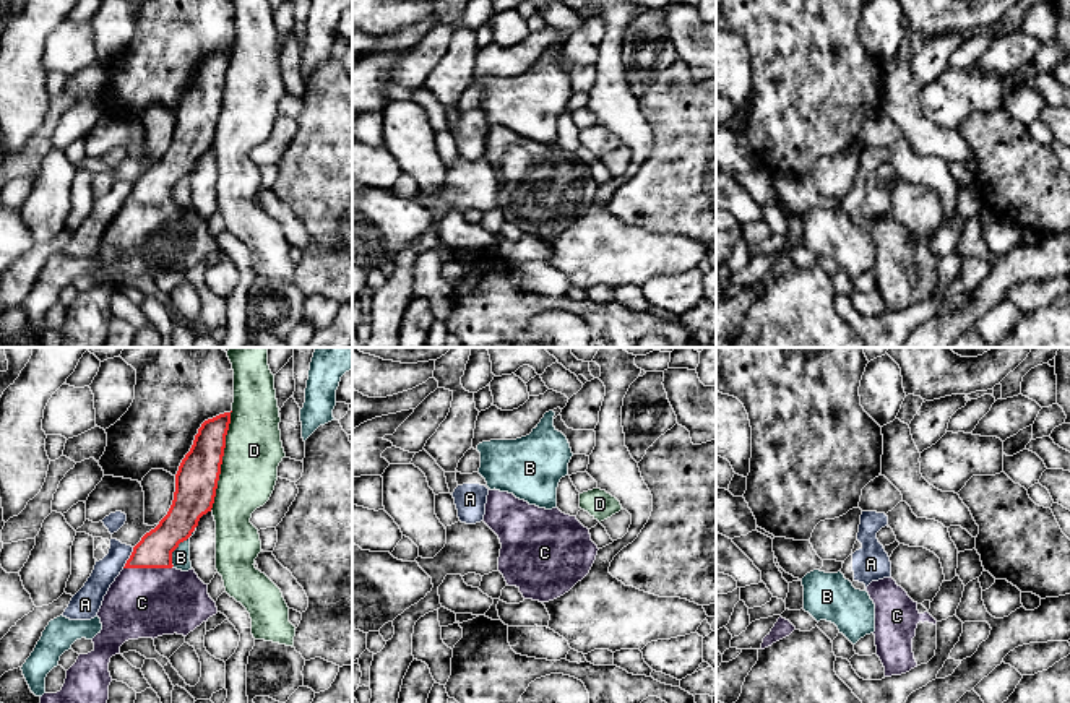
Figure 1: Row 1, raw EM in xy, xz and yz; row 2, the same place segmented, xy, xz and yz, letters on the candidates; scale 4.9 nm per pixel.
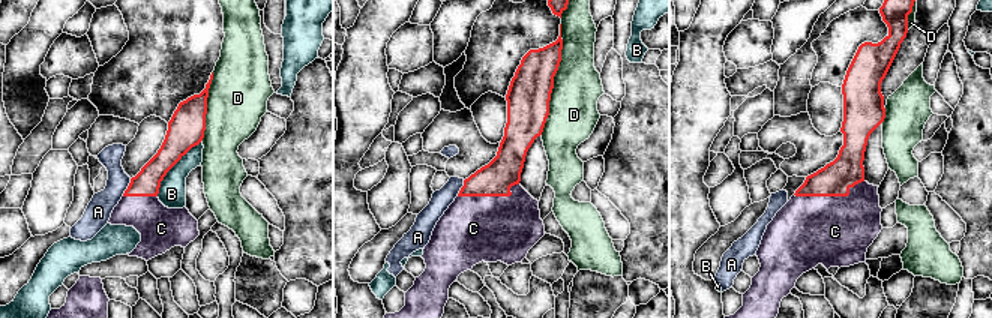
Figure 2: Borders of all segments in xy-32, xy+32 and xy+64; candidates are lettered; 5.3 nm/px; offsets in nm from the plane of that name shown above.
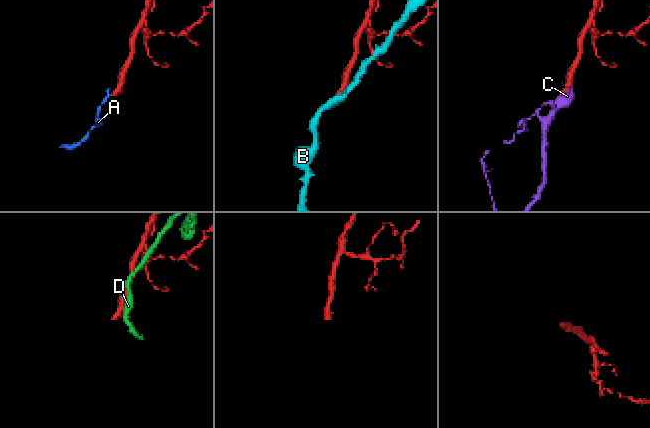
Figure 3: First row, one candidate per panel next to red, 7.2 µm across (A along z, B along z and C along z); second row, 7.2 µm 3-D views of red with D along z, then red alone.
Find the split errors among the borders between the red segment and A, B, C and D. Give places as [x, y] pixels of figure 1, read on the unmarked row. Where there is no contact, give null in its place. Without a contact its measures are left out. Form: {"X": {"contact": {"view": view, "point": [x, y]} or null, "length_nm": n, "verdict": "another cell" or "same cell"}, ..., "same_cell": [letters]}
{"A": {"contact": {"view": "xy", "point": [130, 194]}, "length_nm": 120, "verdict": "another cell"}, "B": {"contact": {"view": "xy", "point": [177, 182]}, "length_nm": 240, "verdict": "another cell"}, "C": {"contact": {"view": "xy", "point": [148, 203]}, "length_nm": 240, "verdict": "same cell"}, "D": {"contact": {"view": "xy", "point": [221, 98]}, "length_nm": 500, "verdict": "another cell"}, "same_cell": ["C"]}

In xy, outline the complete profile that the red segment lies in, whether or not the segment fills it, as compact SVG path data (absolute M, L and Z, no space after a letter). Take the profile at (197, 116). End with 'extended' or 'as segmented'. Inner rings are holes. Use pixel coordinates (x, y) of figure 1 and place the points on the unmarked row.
M224 49L205 57L198 65L193 81L175 110L175 128L167 151L133 183L123 206L104 232L97 248L102 266L93 274L94 286L78 292L67 307L60 328L41 333L41 347L106 347L112 318L109 299L112 292L120 291L120 282L125 278L154 276L174 270L187 273L218 250L216 239L208 231L208 221L198 214L193 205L188 208L177 206L172 201L172 188L192 172L200 154L213 144L229 60L231 49Z | extended

